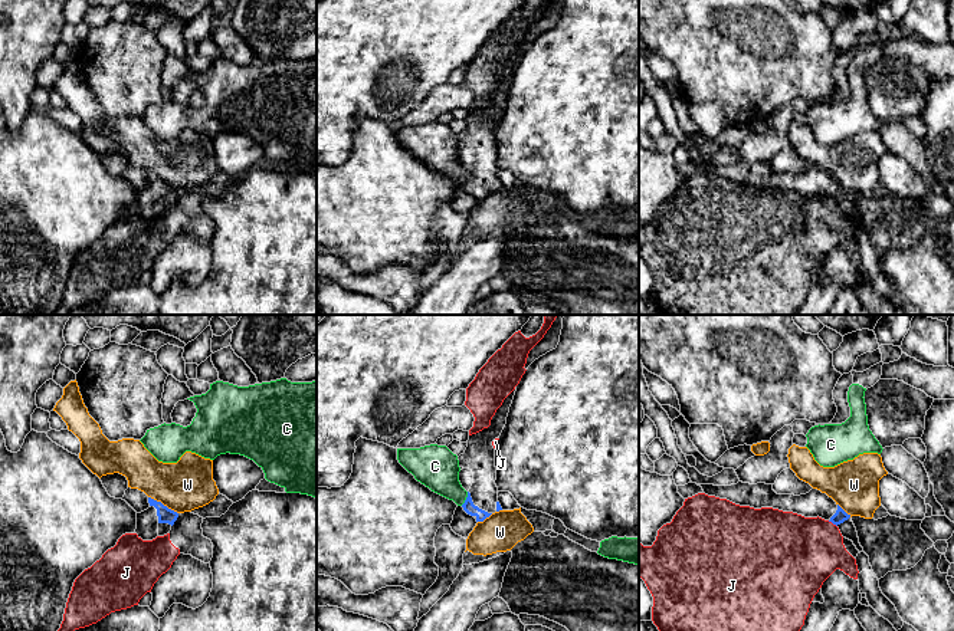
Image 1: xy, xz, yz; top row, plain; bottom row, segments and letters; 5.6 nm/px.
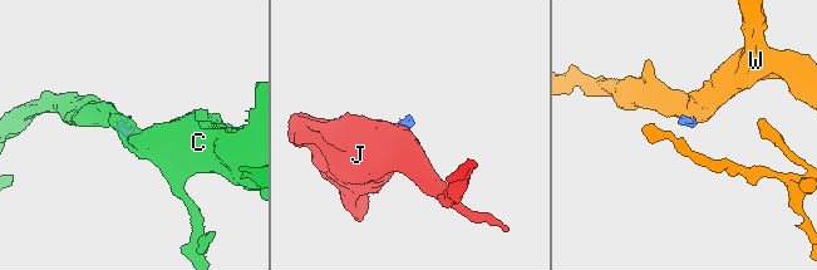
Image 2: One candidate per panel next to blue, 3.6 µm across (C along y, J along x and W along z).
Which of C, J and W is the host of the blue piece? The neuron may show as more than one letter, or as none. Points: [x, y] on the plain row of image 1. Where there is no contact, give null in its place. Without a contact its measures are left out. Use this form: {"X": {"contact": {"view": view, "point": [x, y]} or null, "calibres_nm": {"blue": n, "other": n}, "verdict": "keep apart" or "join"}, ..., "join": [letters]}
{"C": {"contact": {"view": "xz", "point": [466, 177]}, "calibres_nm": {"blue": 70, "other": 240}, "verdict": "keep apart"}, "J": {"contact": {"view": "yz", "point": [832, 200]}, "calibres_nm": {"blue": 70, "other": 400}, "verdict": "keep apart"}, "W": {"contact": {"view": "xy", "point": [161, 181]}, "calibres_nm": {"blue": 90, "other": 280}, "verdict": "keep apart"}, "join": []}

